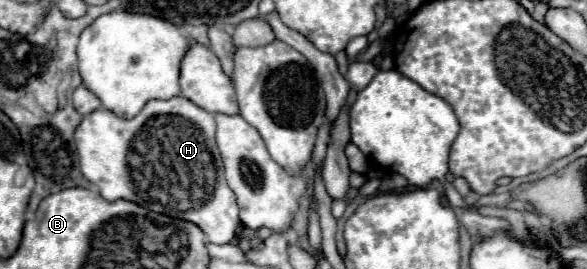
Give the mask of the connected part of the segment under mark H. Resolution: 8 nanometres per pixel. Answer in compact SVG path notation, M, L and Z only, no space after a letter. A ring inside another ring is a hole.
M183 96L169 100L151 100L131 120L119 118L113 112L99 108L81 120L79 128L75 130L75 144L83 176L105 200L129 200L157 214L193 222L213 244L229 244L235 238L237 228L241 226L239 206L233 190L225 182L221 156L215 144L215 116L199 108L191 100ZM179 194L189 194L189 200L179 200Z

